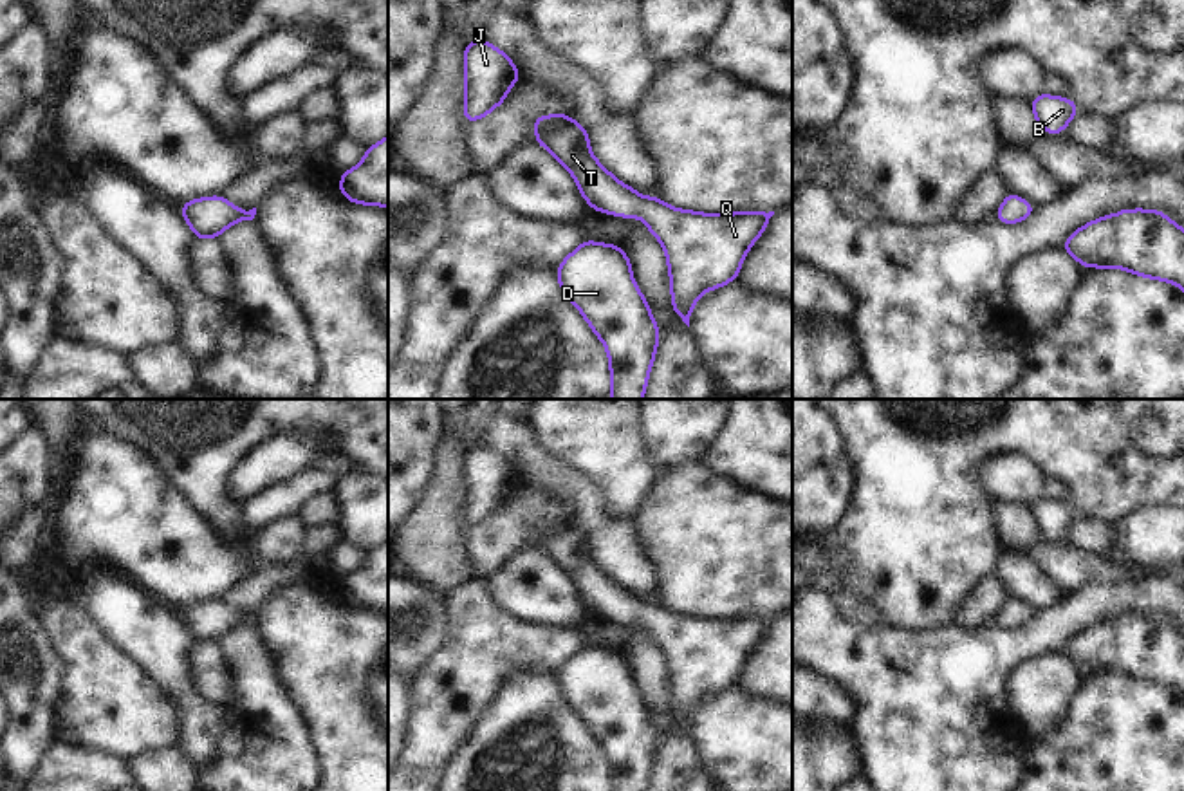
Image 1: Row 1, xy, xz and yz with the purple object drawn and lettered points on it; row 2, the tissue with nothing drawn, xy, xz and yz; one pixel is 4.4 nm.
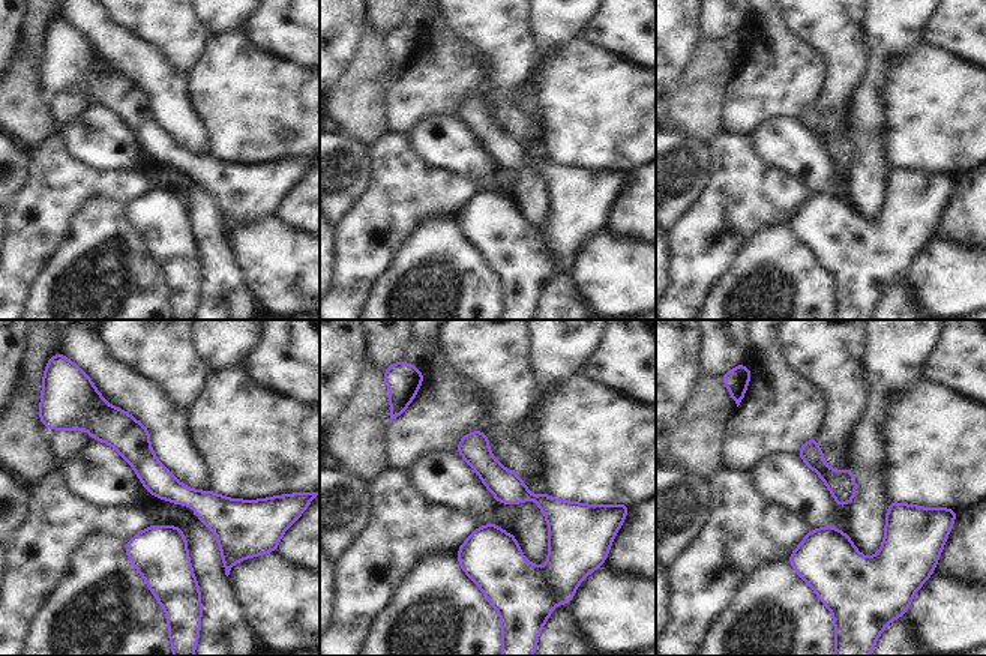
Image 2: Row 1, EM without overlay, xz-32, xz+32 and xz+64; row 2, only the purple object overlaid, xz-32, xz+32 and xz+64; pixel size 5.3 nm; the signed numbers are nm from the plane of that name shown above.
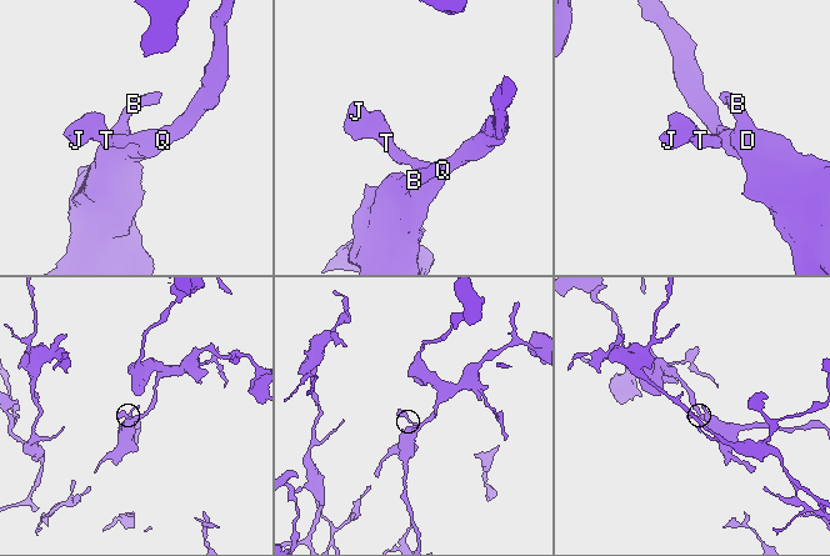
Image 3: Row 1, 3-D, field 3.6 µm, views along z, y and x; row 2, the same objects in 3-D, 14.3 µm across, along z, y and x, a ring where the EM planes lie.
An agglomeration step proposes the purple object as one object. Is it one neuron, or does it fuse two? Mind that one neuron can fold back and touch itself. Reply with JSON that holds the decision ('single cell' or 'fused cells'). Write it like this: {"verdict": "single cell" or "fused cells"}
{"verdict": "single cell"}

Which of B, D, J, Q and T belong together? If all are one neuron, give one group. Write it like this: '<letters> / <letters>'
B D J Q T

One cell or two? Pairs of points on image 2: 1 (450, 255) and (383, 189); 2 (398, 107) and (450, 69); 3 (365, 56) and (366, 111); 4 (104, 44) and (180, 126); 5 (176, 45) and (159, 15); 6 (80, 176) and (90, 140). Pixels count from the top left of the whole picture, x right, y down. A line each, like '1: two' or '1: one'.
1: two
2: one
3: one
4: one
5: one
6: two

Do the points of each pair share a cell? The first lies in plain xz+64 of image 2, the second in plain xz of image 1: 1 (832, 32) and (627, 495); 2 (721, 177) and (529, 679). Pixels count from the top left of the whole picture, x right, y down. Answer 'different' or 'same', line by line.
1: same
2: different

